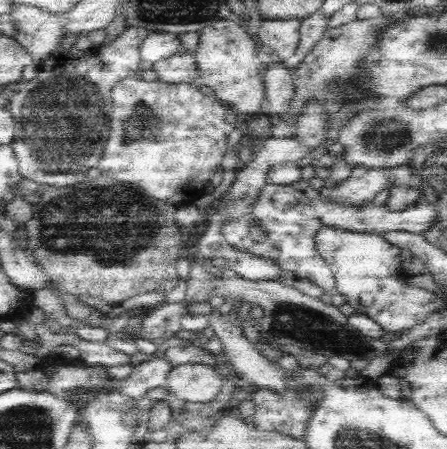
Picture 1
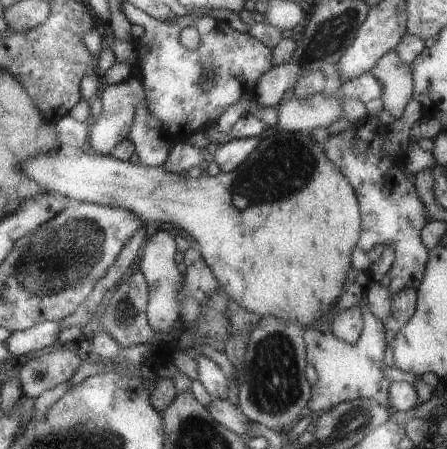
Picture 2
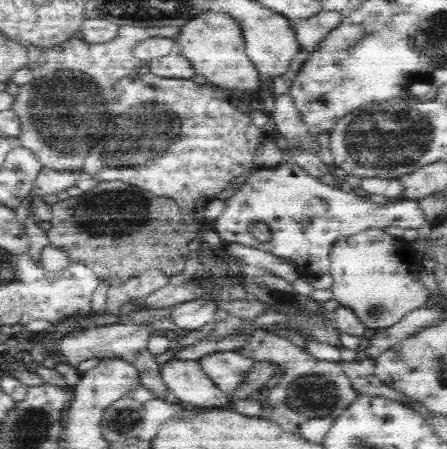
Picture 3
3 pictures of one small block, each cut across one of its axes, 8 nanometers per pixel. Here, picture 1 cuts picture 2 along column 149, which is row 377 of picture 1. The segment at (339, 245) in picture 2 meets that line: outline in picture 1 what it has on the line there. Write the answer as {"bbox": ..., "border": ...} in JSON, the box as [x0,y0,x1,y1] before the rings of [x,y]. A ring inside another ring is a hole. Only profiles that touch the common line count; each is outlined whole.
{"bbox":[168,364,226,404],"border":[[[182,364],[172,368],[168,376],[168,392],[184,402],[208,404],[212,402],[222,388],[226,386],[226,378],[218,376],[218,372],[206,364]]]}

